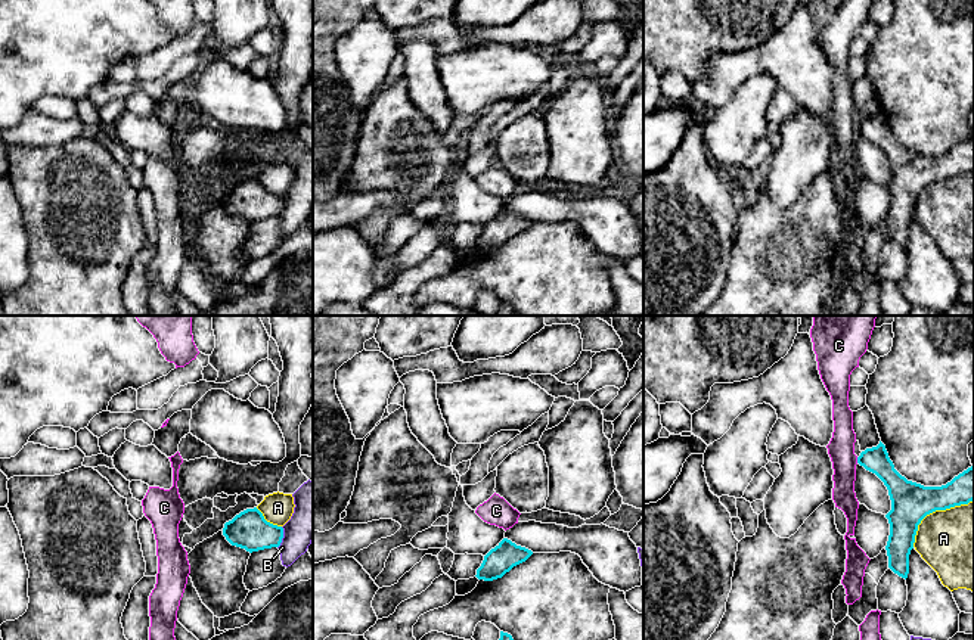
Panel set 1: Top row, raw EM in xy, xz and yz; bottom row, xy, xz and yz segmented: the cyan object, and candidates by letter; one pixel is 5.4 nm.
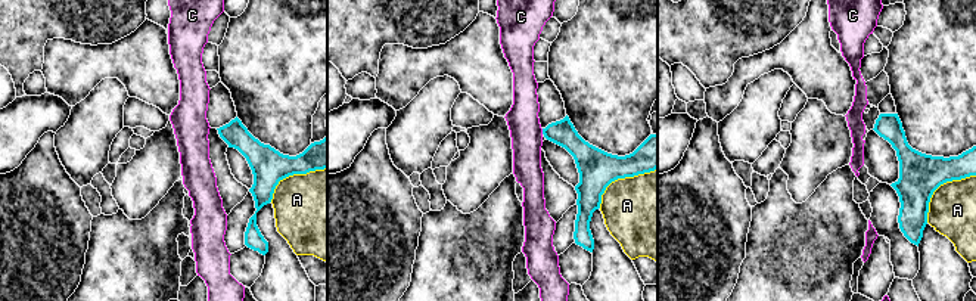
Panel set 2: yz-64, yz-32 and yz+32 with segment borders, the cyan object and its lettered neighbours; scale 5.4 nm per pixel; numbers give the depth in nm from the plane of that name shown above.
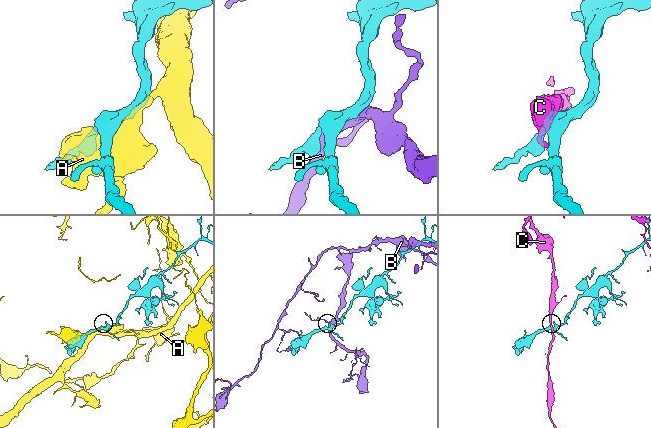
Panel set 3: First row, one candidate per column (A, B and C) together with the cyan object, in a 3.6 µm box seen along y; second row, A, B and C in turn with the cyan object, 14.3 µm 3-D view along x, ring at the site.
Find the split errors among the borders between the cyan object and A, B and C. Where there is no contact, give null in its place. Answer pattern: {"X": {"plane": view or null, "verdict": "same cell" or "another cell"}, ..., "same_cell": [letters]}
{"A": {"plane": "yz", "verdict": "another cell"}, "B": {"plane": "xy", "verdict": "another cell"}, "C": {"plane": "yz", "verdict": "another cell"}, "same_cell": []}

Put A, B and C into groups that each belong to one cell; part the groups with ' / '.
A / B / C

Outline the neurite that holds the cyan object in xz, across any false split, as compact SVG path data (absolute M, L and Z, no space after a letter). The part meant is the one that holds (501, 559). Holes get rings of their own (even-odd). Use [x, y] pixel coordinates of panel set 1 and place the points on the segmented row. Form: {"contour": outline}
{"contour": "M503 538L484 556L484 560L477 569L475 577L484 581L502 578L514 566L525 562L531 554L531 550L517 546L508 538Z"}

